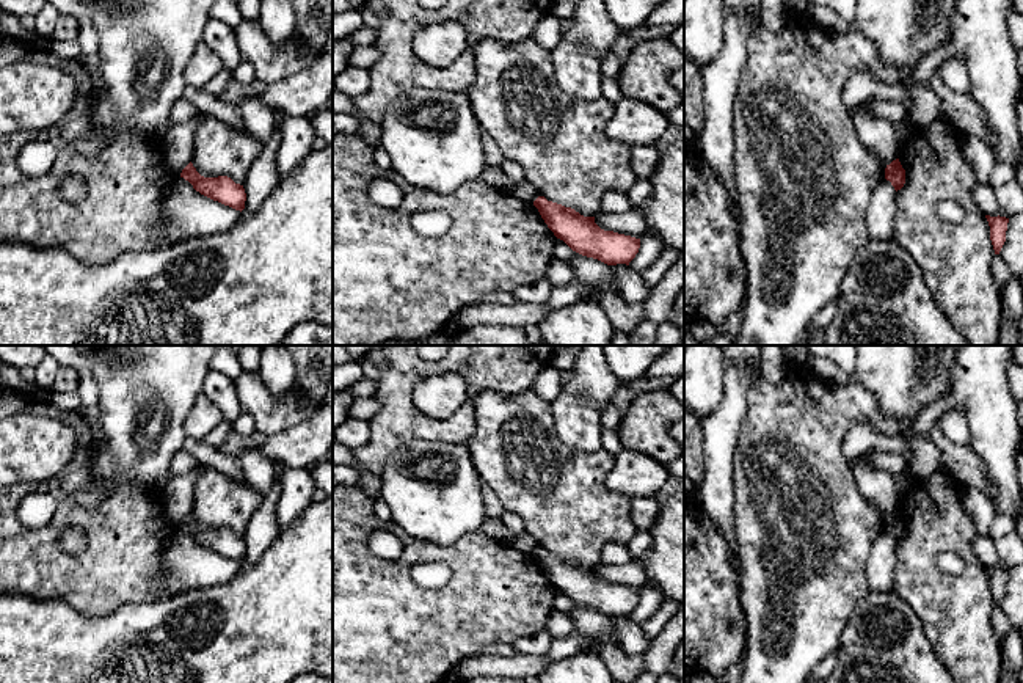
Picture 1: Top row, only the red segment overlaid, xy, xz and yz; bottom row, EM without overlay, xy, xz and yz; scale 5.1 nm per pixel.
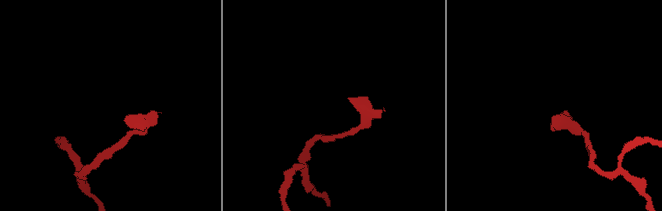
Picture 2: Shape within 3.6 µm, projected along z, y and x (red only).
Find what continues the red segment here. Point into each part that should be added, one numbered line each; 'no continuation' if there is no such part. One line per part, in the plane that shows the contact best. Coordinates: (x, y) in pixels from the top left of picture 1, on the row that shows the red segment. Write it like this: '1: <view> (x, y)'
no continuation

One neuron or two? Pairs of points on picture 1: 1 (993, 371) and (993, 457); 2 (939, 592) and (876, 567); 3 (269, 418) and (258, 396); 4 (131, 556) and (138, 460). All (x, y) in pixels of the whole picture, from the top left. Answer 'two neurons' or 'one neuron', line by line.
1: one neuron
2: two neurons
3: one neuron
4: two neurons

